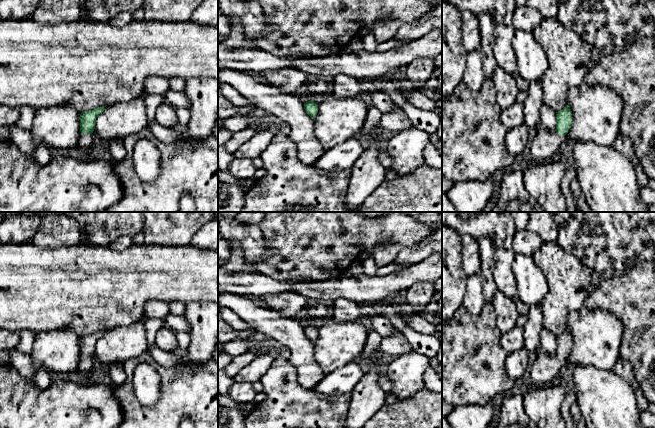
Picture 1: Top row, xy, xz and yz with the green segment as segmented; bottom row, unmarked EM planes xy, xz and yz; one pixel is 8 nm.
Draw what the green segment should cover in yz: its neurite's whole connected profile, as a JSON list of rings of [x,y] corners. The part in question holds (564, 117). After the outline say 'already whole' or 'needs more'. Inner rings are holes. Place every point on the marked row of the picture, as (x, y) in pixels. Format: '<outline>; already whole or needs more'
[[[568,105],[556,112],[557,124],[554,131],[547,130],[539,125],[537,133],[531,144],[530,156],[532,162],[540,163],[550,157],[561,148],[562,137],[565,136],[572,126],[572,111]]]; needs more

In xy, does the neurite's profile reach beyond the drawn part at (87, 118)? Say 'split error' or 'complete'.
split error

